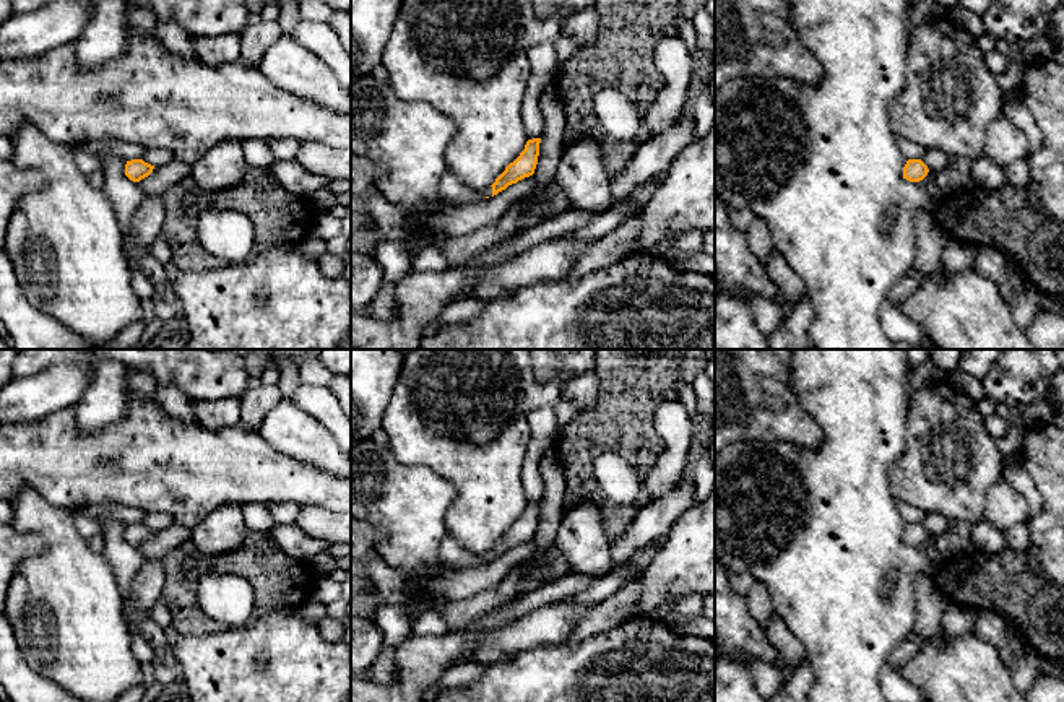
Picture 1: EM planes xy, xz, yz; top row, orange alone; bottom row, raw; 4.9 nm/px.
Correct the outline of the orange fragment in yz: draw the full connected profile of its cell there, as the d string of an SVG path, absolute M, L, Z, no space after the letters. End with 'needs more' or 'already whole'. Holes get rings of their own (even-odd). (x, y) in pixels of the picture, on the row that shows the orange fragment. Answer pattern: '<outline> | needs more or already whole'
M908 159L903 167L903 179L919 182L928 176L929 169L921 159Z | already whole

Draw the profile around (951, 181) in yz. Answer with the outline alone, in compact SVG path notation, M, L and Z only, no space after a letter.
M947 169L944 176L941 177L939 185L944 193L950 193L950 192L967 187L968 184L971 184L971 179L968 174L962 174L958 171Z

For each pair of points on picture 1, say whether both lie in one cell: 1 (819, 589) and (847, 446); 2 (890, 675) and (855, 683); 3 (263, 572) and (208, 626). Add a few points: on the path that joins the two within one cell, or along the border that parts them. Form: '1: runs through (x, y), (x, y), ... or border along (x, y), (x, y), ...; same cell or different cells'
1: runs through (824, 553), (824, 520), (847, 481); same cell
2: border along (900, 645), (886, 662), (879, 684); different cells
3: runs through (233, 564), (203, 564), (189, 579), (189, 597); same cell

